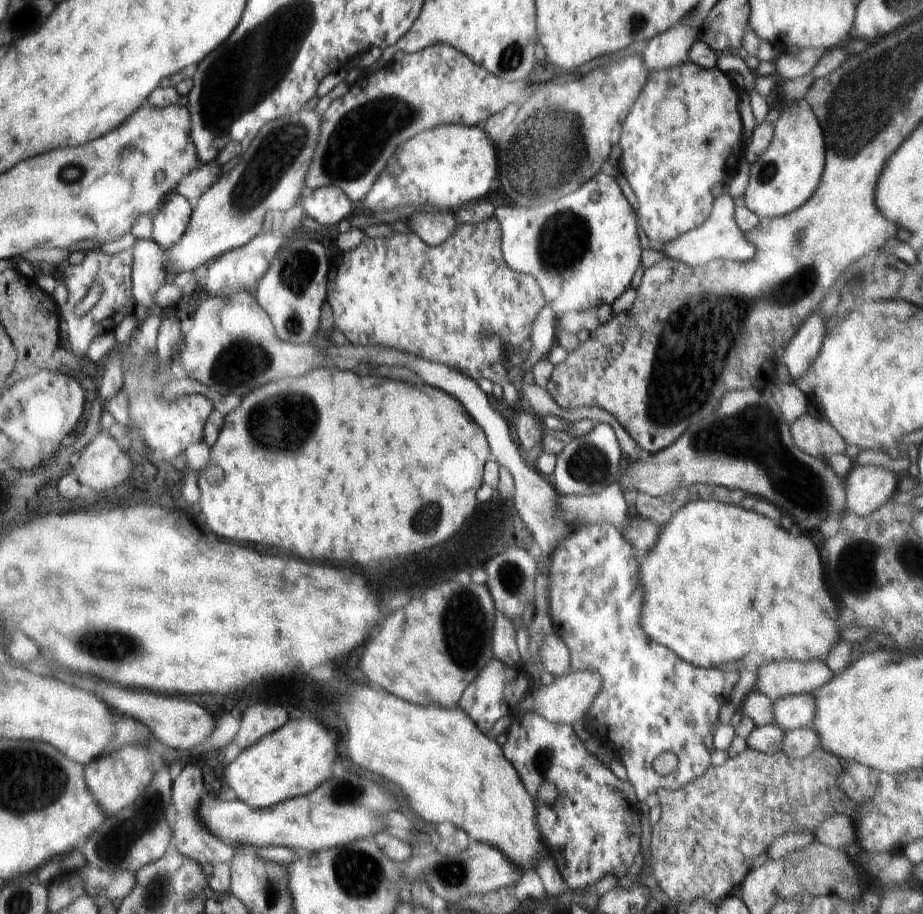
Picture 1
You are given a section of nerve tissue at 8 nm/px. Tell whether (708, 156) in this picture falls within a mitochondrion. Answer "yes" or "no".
no

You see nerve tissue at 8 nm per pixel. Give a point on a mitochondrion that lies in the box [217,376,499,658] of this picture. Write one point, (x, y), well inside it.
(283, 423)

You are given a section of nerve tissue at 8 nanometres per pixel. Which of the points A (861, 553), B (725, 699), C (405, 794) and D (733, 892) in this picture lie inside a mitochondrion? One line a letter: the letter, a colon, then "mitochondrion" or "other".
A: mitochondrion
B: other
C: other
D: other

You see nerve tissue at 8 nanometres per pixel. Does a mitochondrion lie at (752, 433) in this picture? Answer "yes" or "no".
yes

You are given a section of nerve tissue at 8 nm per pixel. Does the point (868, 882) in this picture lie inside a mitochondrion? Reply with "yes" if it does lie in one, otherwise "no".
no

